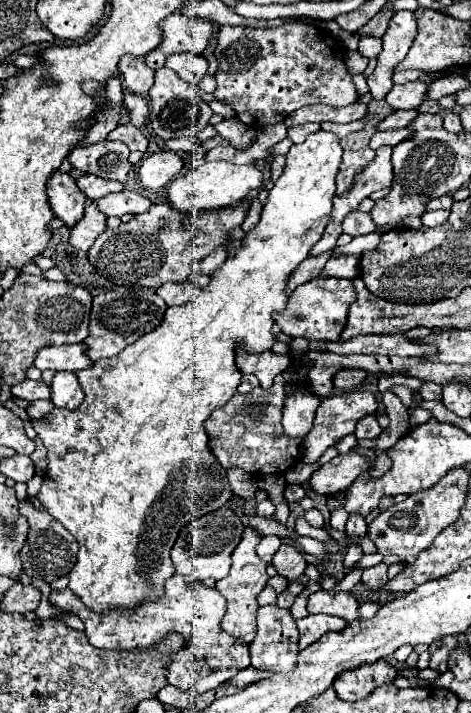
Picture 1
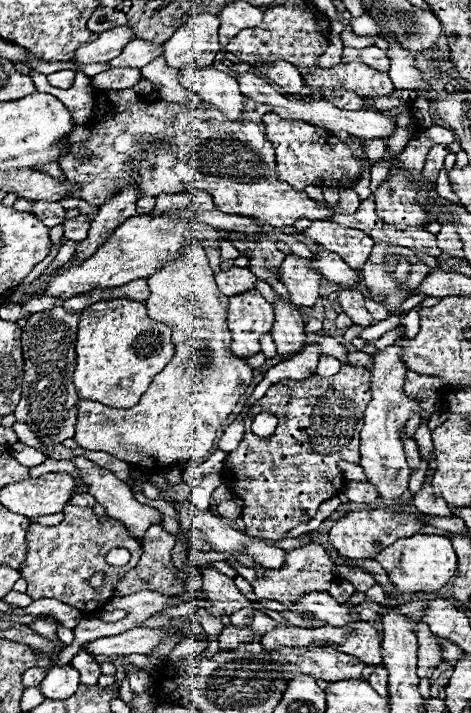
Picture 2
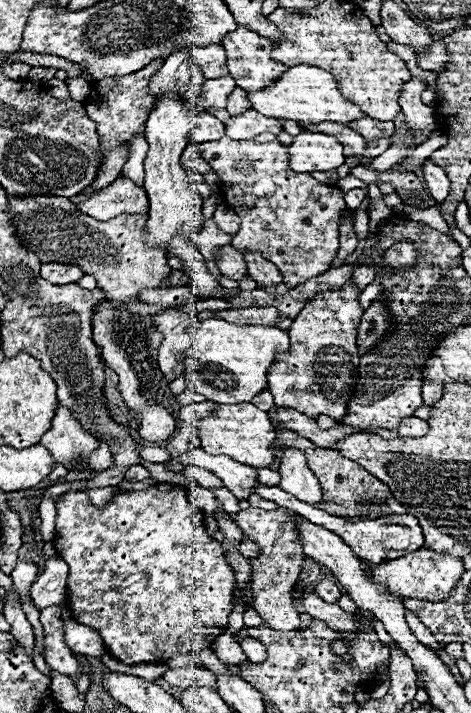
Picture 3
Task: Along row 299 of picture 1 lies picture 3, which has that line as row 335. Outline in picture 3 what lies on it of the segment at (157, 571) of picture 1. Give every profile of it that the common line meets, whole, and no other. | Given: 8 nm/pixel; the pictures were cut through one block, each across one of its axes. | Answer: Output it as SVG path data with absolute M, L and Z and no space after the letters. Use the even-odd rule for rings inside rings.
M220 318L200 320L194 326L194 344L186 354L184 374L210 402L242 404L250 402L266 388L266 372L276 364L278 352L288 352L288 334L274 326L236 326Z

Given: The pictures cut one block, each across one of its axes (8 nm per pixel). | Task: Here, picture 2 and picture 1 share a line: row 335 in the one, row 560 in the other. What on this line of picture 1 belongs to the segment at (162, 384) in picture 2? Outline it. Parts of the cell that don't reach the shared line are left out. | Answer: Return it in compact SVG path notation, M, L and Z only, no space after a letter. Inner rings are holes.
M226 506L190 522L188 526L182 528L182 532L172 548L172 554L170 554L176 574L190 574L190 576L196 576L198 580L206 580L206 578L220 580L220 578L228 576L230 554L238 546L238 542L242 538L242 530L244 530L244 524Z

